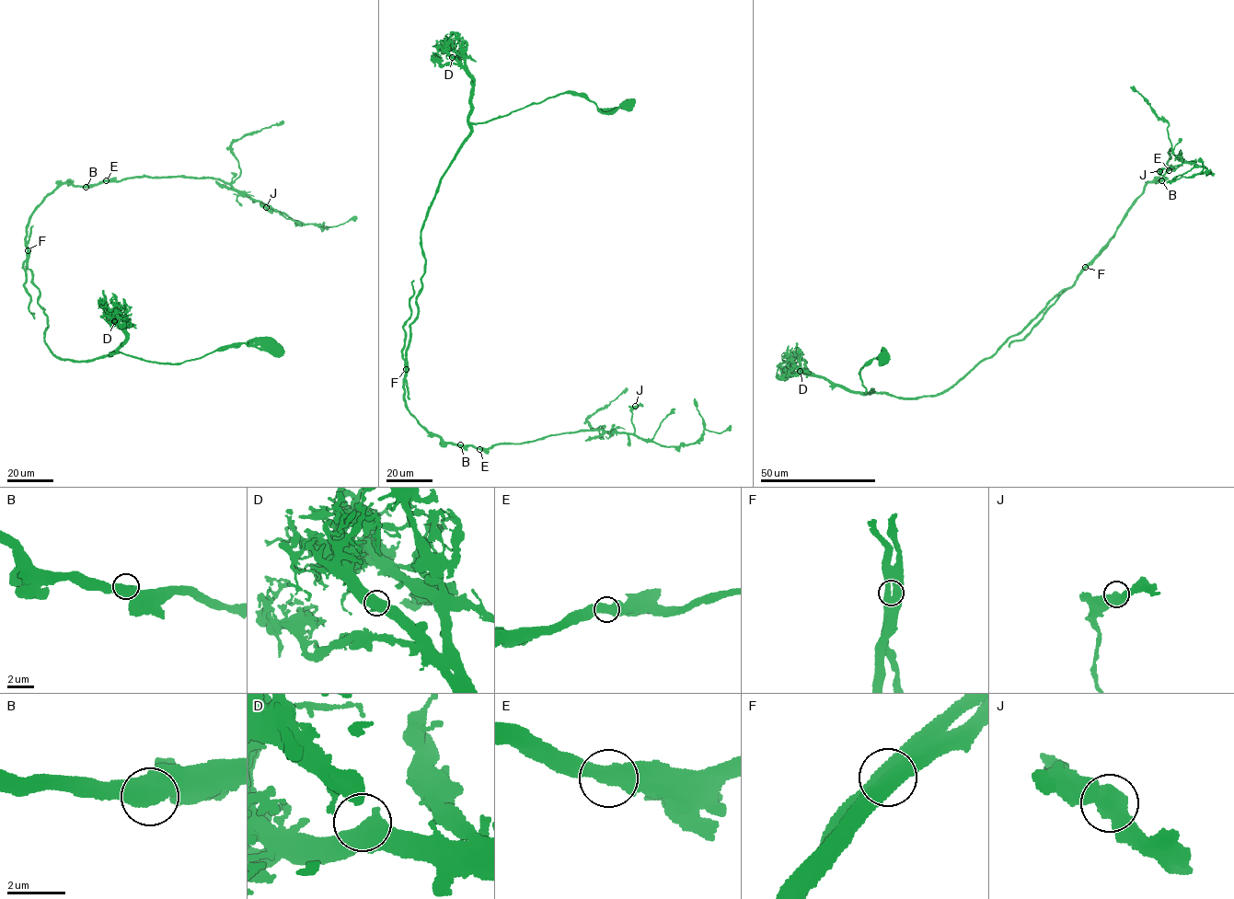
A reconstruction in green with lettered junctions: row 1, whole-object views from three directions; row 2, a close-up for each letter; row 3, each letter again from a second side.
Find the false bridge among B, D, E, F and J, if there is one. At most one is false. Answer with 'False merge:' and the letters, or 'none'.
False merge: F

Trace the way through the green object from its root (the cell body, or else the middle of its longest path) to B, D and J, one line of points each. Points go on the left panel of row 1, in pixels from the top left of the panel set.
B: (276, 350), (239, 343), (178, 363), (116, 351), (53, 355), (26, 228), (61, 185), (86, 187)
D: (276, 350), (272, 353), (239, 343), (181, 363), (159, 363), (111, 353), (126, 337), (114, 321)
J: (276, 350), (64, 360), (44, 341), (26, 266), (30, 215), (64, 183), (210, 178), (266, 207)

